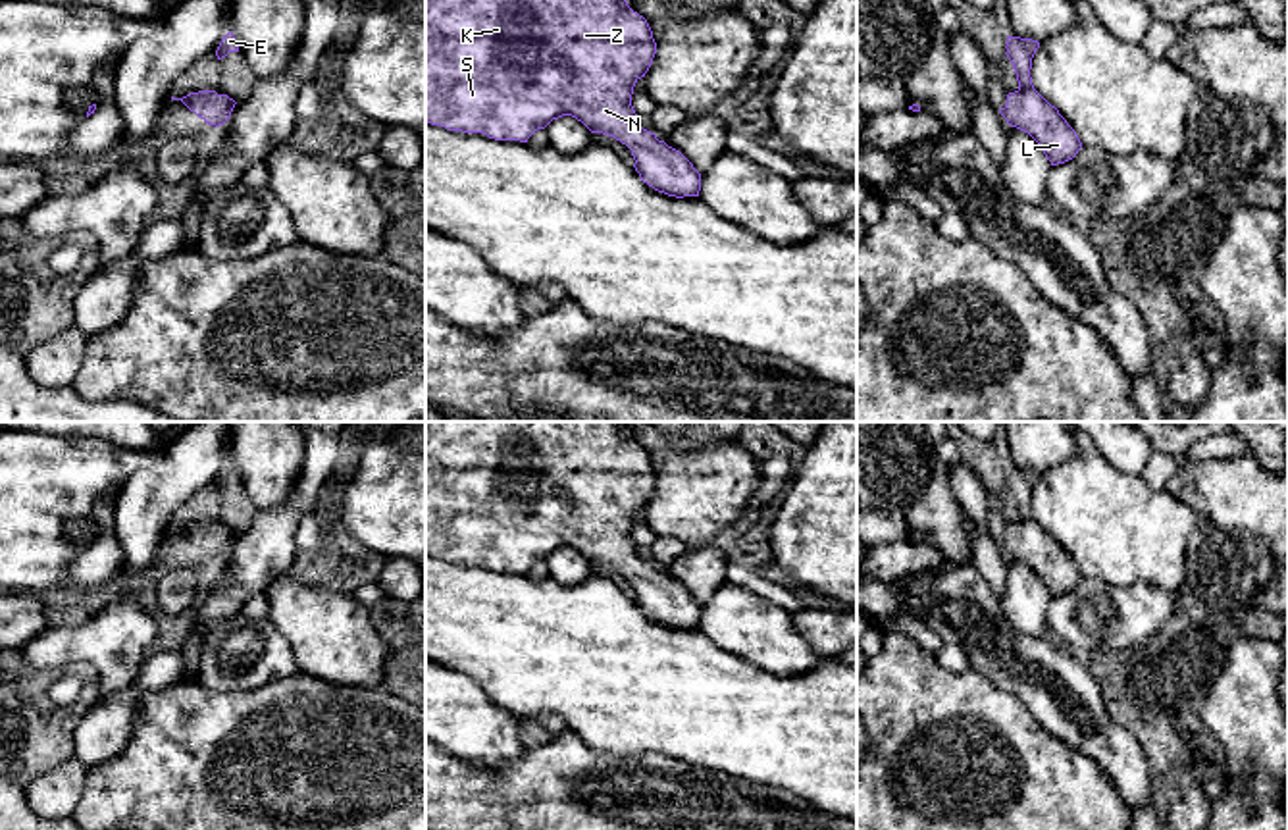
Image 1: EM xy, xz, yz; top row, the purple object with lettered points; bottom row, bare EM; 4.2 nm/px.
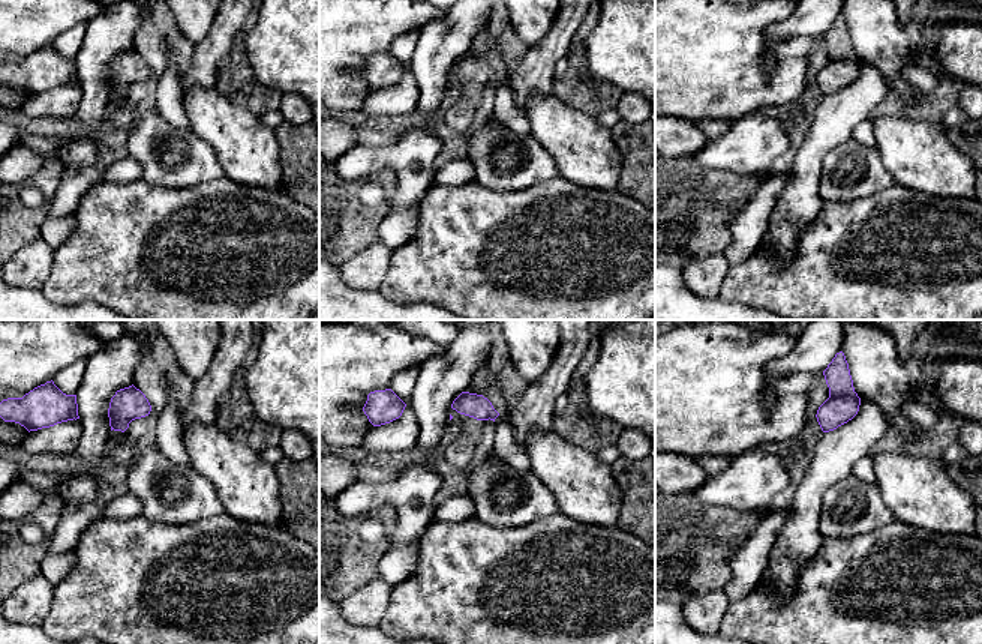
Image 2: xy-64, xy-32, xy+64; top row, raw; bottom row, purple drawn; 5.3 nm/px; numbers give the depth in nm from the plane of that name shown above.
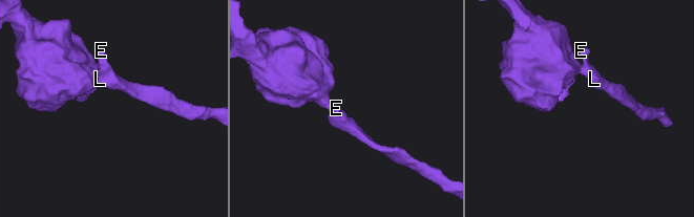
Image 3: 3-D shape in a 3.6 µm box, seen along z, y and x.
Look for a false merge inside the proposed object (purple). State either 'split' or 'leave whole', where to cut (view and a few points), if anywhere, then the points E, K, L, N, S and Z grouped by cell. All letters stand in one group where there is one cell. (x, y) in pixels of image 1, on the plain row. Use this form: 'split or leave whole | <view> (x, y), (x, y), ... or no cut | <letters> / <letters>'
leave whole | no cut | E K L N S Z

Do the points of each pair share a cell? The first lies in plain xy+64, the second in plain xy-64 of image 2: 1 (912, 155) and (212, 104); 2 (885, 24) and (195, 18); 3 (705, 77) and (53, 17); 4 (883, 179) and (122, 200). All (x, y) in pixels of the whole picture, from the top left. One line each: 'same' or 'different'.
1: same
2: same
3: same
4: different

